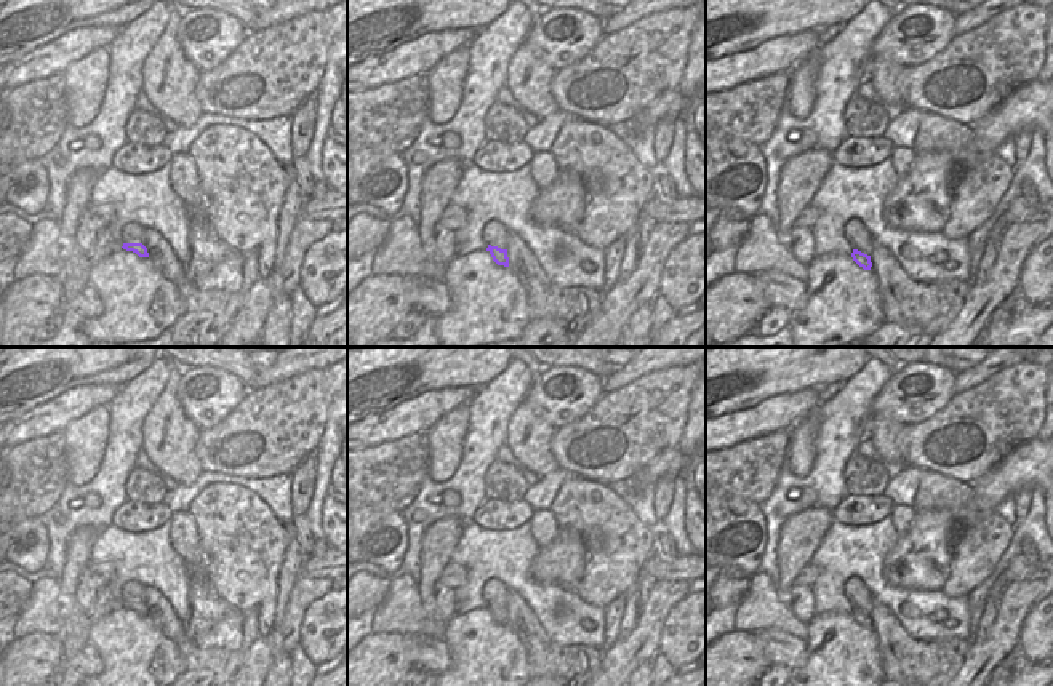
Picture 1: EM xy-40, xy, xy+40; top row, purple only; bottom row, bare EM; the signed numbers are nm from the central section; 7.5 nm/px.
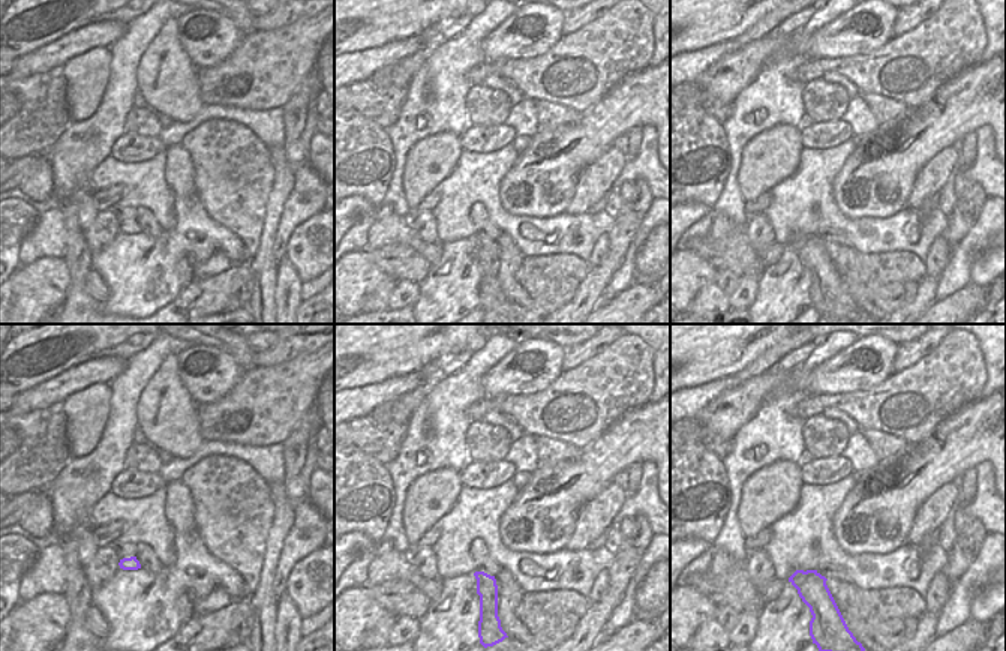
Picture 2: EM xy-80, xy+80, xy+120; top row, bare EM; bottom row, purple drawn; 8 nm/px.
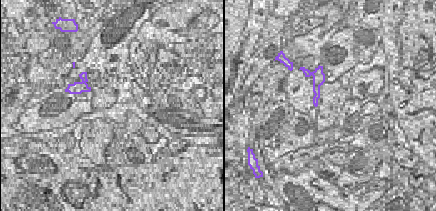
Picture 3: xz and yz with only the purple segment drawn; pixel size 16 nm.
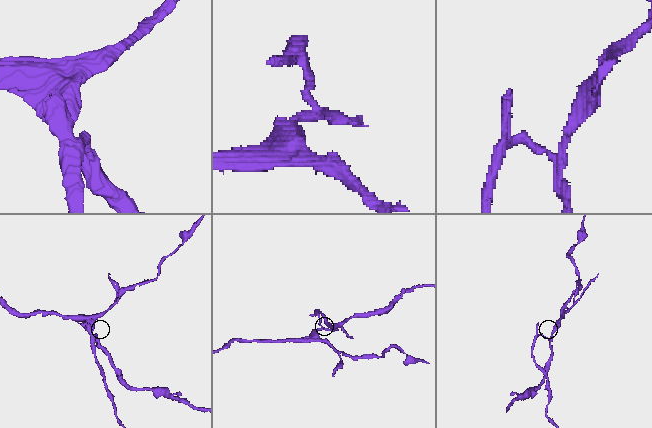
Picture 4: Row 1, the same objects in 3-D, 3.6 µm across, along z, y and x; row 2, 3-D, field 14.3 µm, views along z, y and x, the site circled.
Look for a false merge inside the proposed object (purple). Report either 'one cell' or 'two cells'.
two cells

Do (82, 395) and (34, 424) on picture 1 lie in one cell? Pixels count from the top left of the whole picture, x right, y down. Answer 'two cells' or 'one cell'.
one cell

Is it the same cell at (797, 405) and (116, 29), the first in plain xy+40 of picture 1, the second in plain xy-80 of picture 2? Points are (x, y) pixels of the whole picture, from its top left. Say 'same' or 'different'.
same

